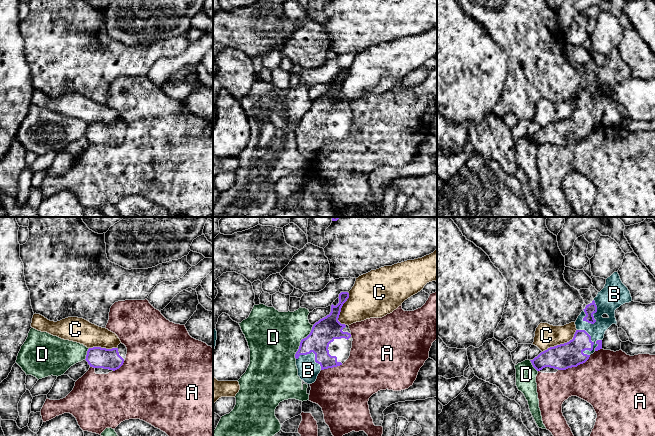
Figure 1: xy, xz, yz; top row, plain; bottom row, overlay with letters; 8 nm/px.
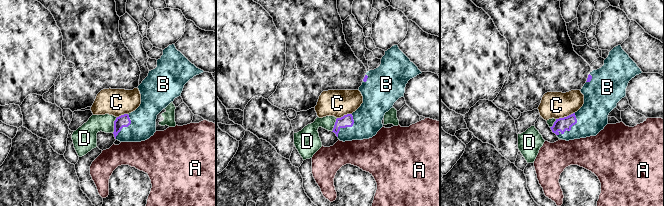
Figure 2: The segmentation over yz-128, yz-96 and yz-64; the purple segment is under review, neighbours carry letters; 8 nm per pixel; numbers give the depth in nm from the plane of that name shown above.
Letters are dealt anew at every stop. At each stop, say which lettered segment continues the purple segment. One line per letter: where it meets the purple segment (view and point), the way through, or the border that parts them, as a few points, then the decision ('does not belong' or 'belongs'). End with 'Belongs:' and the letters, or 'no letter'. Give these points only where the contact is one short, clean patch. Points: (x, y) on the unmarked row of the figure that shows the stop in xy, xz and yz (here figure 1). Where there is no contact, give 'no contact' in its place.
A: yz (574, 142) | does not belong
B: yz (593, 120) | belongs
C: yz (561, 120) | does not belong
D: xz (301, 117) | does not belong
Belongs: B

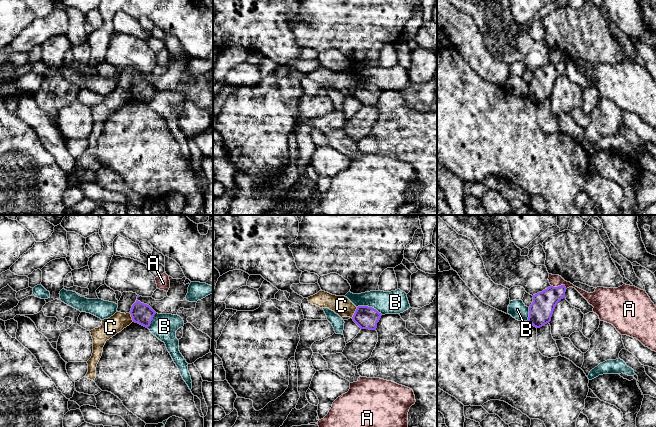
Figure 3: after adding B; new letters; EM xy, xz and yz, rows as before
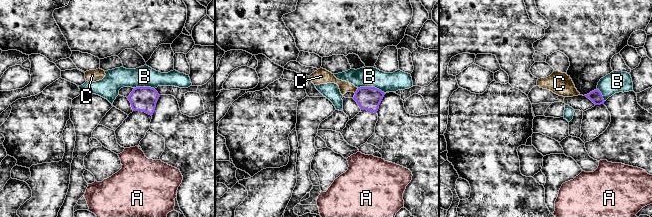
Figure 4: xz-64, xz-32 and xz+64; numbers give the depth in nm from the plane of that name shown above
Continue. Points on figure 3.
A: yz (559, 62) | along yz (551, 61), (563, 61), (566, 64) | does not belong
B: xz (370, 83) | along xz (357, 82), (371, 82), (382, 90) | does not belong
C: xz (355, 88) | along xz (357, 83), (351, 93) | does not belong
Belongs: no letter

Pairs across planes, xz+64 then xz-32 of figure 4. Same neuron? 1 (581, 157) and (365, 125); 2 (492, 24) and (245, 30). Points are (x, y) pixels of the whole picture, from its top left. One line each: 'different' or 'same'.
1: different
2: same

